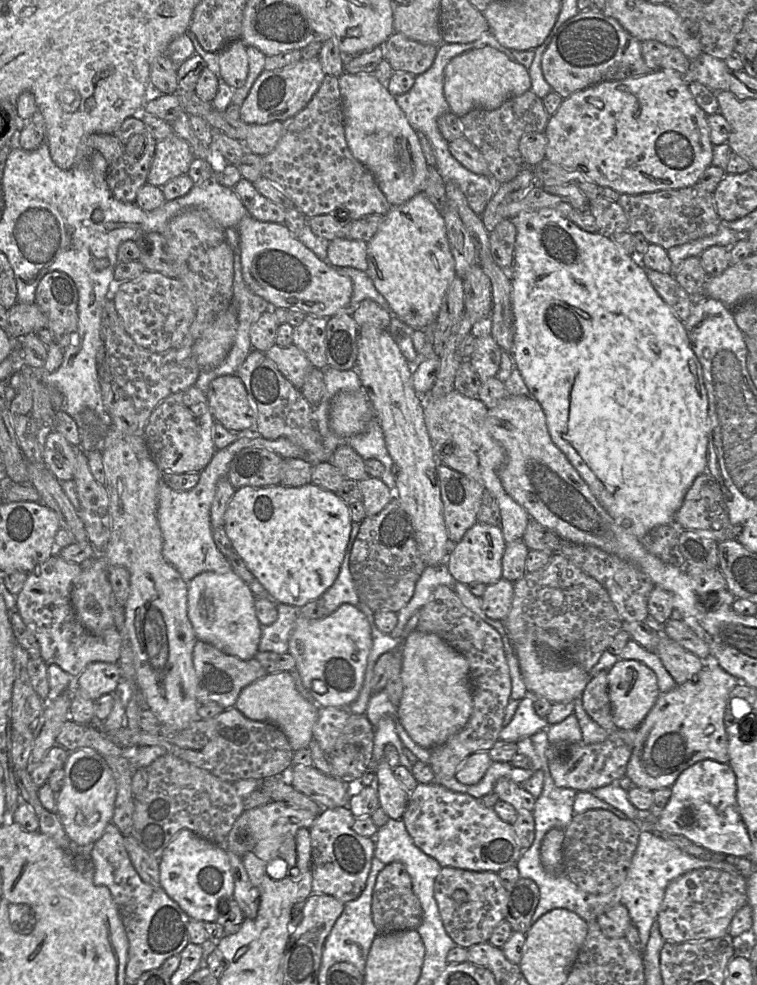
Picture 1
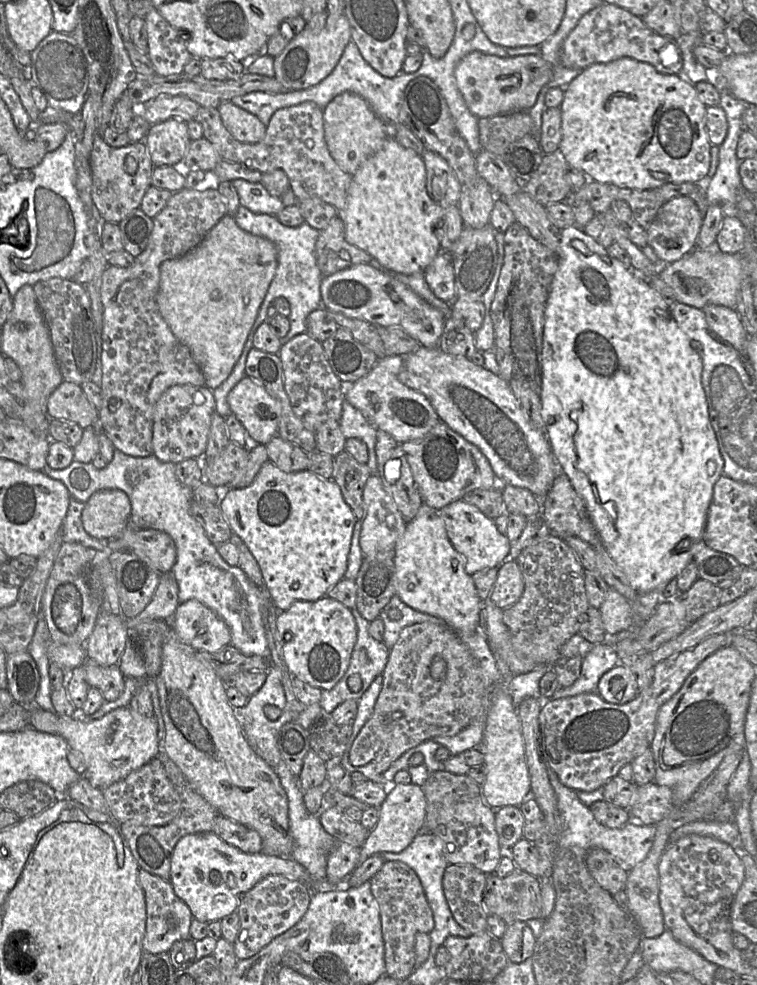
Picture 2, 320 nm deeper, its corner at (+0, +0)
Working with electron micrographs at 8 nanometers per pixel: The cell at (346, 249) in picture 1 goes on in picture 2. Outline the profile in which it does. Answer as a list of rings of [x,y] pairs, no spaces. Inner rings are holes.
[[[336,216],[319,233],[316,259],[322,276],[326,277],[352,265],[369,263],[372,256],[347,242],[344,222]]]

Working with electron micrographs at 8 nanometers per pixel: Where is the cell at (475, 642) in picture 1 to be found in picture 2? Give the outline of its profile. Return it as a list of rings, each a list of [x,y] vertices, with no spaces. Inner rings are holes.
[[[422,622],[405,627],[390,649],[382,677],[383,685],[373,714],[361,729],[350,751],[350,761],[354,766],[372,762],[378,773],[384,773],[402,754],[423,741],[435,737],[452,737],[460,733],[476,717],[481,706],[488,712],[490,710],[488,688],[485,687],[479,660],[450,626]],[[436,656],[442,657],[447,663],[447,674],[443,681],[433,679],[430,674],[430,665]]]

